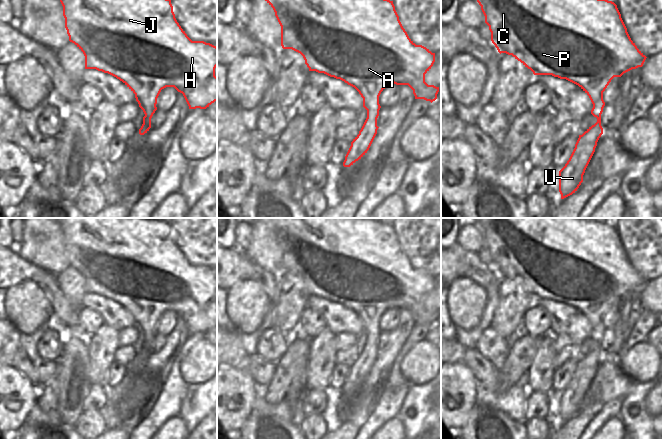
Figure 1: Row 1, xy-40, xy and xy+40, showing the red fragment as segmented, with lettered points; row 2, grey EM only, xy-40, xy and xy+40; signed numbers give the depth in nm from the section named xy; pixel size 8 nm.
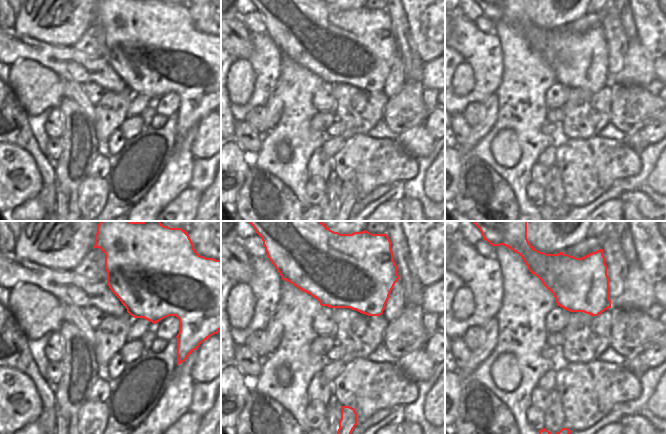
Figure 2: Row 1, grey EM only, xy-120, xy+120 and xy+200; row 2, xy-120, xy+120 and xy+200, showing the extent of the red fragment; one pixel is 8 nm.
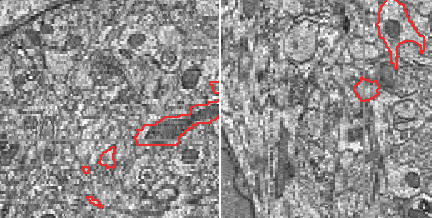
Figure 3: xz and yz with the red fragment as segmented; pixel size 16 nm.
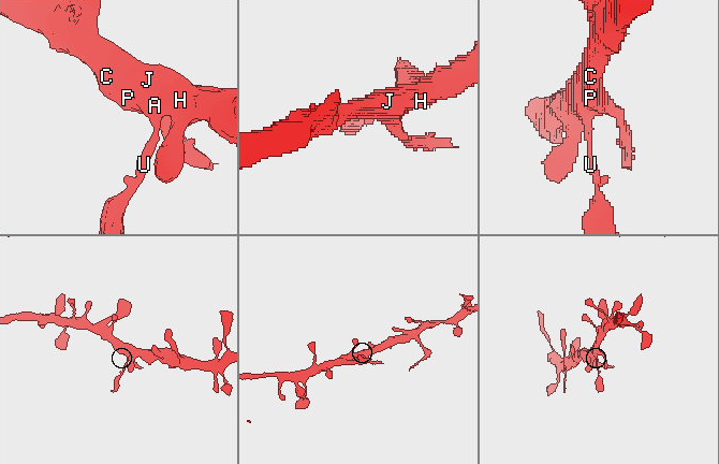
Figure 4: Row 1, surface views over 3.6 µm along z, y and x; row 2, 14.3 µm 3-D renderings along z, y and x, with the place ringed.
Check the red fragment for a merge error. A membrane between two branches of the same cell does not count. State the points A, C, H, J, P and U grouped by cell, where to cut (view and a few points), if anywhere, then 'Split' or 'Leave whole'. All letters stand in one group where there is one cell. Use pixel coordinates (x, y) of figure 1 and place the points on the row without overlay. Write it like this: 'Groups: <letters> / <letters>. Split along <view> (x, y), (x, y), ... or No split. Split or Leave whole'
Groups: A C H J P U. No split. Leave whole.

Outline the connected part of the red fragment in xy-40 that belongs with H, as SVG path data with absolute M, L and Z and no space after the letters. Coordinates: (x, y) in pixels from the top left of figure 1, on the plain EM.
M58 218L63 230L63 240L65 242L65 252L69 260L69 265L74 267L85 280L85 293L96 293L108 297L122 305L134 318L139 331L143 334L143 348L139 353L139 358L144 359L151 352L151 342L157 334L157 322L162 313L174 311L182 317L189 333L206 333L217 325L217 301L215 292L217 291L217 271L204 265L192 265L185 255L181 252L175 242L171 223L166 223L160 219L141 219L141 218Z

